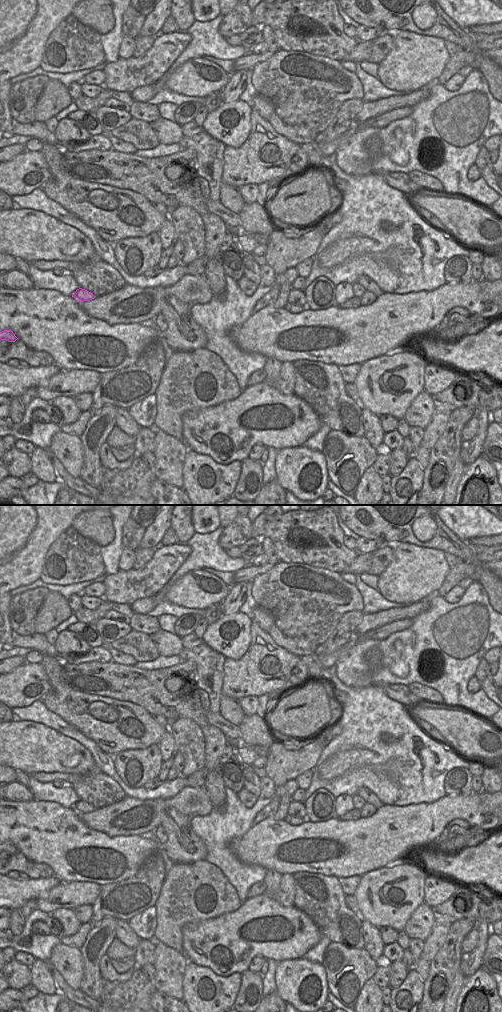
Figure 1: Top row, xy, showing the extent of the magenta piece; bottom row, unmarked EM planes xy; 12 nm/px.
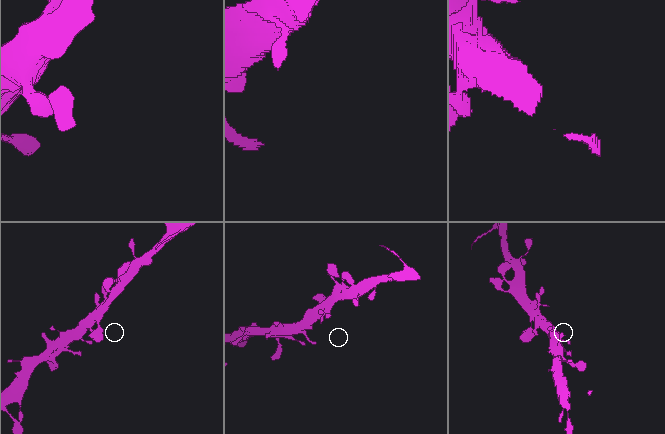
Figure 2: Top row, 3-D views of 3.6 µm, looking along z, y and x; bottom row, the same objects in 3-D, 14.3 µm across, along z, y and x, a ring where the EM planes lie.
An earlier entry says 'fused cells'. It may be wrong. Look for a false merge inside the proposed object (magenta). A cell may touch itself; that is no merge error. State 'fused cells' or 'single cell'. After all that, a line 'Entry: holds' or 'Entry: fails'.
single cell
Entry: fails

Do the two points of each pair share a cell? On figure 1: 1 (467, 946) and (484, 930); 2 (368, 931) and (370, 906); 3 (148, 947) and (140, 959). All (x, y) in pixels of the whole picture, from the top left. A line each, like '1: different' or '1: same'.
1: different
2: different
3: same

